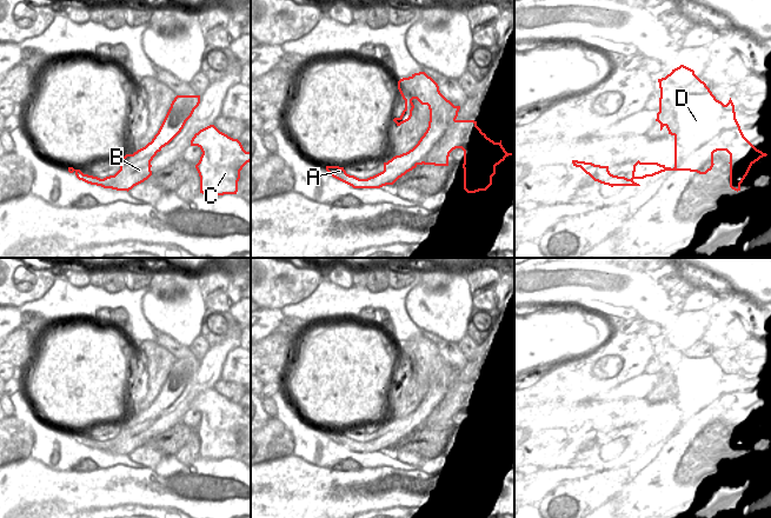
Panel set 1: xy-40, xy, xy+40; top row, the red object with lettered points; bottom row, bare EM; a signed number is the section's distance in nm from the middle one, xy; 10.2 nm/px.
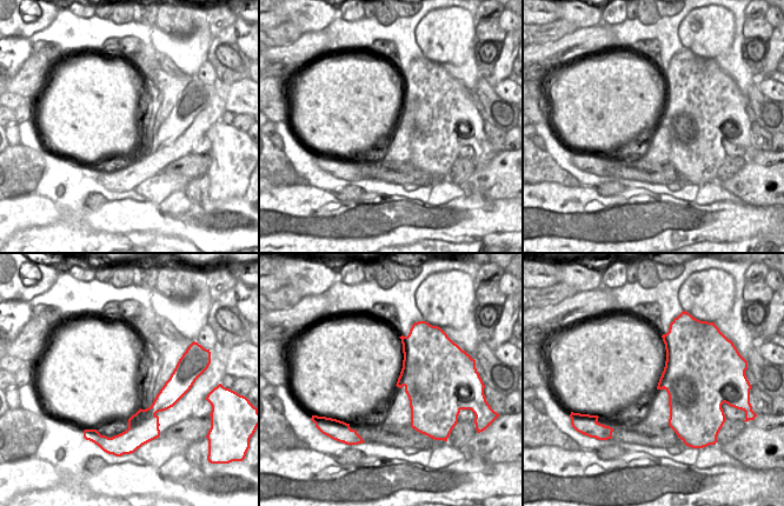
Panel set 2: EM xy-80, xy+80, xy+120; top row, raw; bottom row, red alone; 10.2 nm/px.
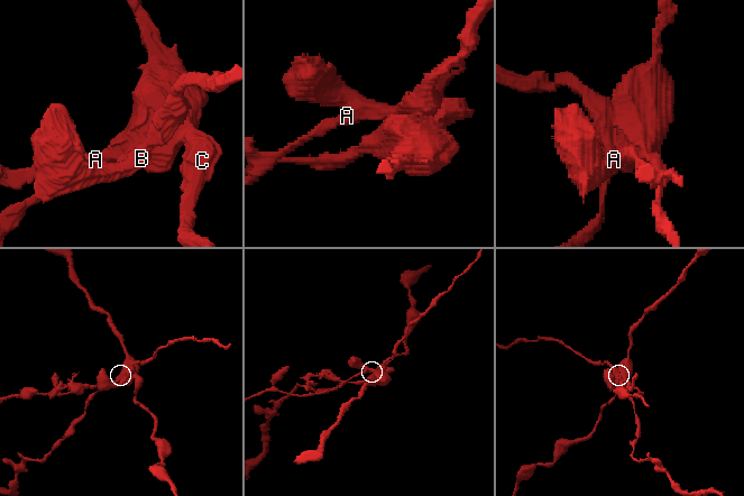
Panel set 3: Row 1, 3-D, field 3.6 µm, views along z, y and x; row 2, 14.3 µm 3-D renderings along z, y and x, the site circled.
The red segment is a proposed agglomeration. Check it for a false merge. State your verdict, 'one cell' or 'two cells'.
two cells

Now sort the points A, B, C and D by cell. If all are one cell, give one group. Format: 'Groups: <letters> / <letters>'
Groups: A B / C D.

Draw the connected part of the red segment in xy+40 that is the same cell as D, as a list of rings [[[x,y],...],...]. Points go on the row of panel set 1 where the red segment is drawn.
[[[680,65],[665,78],[658,79],[660,88],[657,119],[660,131],[665,126],[674,137],[674,167],[667,171],[690,171],[706,174],[713,167],[713,153],[726,151],[730,154],[730,187],[740,191],[740,184],[751,166],[766,153],[757,150],[743,134],[736,119],[735,105],[730,98],[724,105],[694,71]]]

